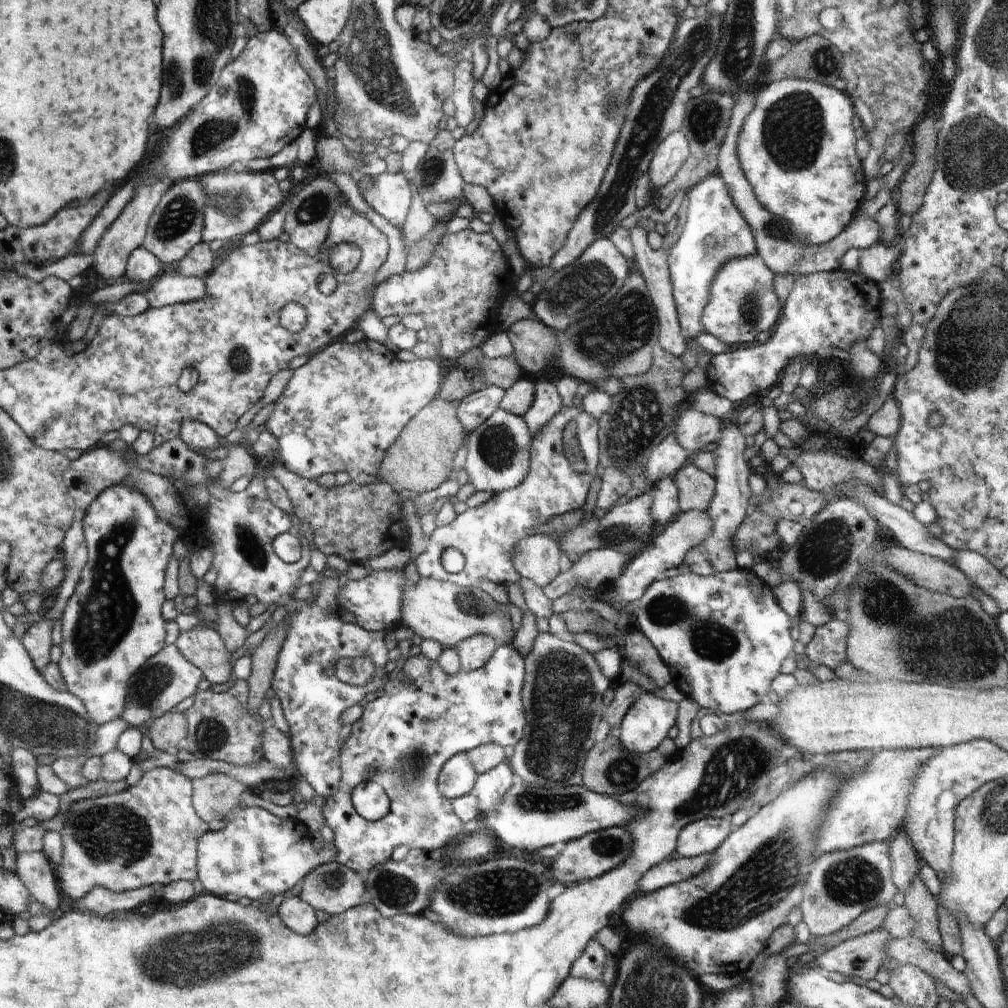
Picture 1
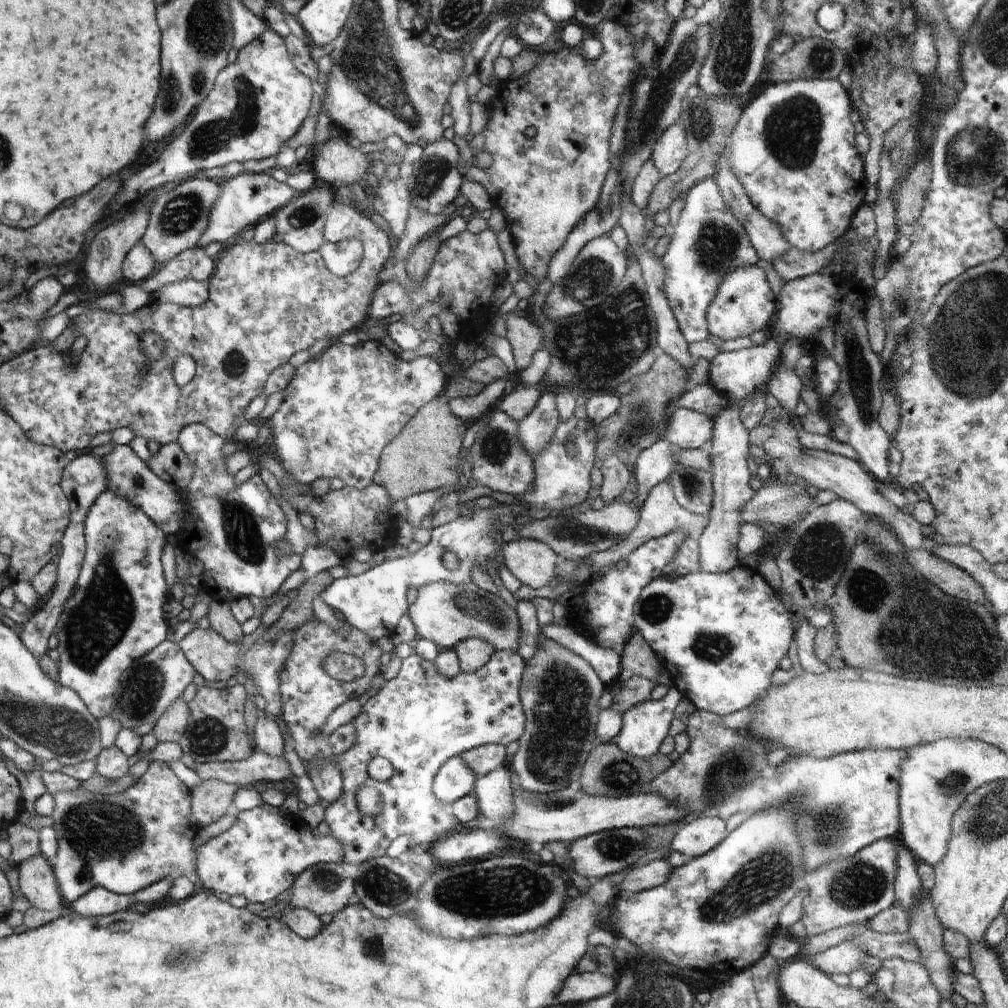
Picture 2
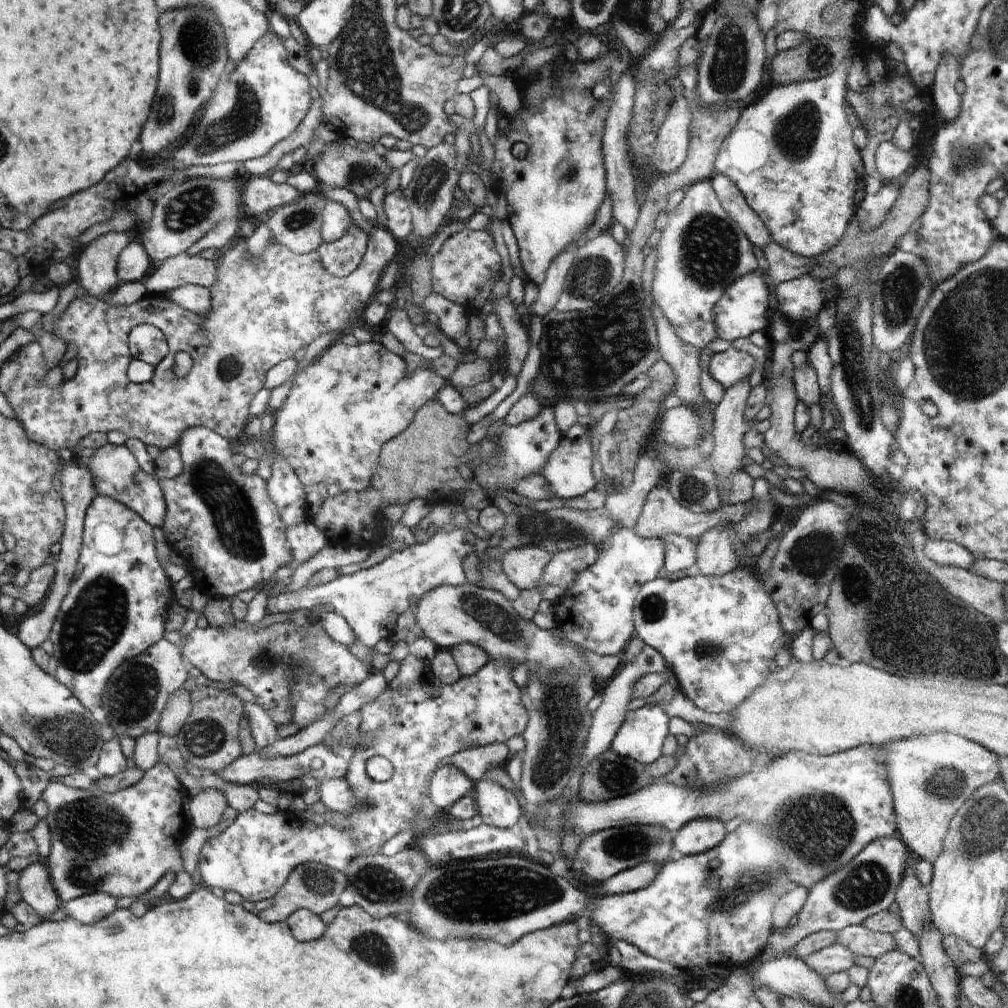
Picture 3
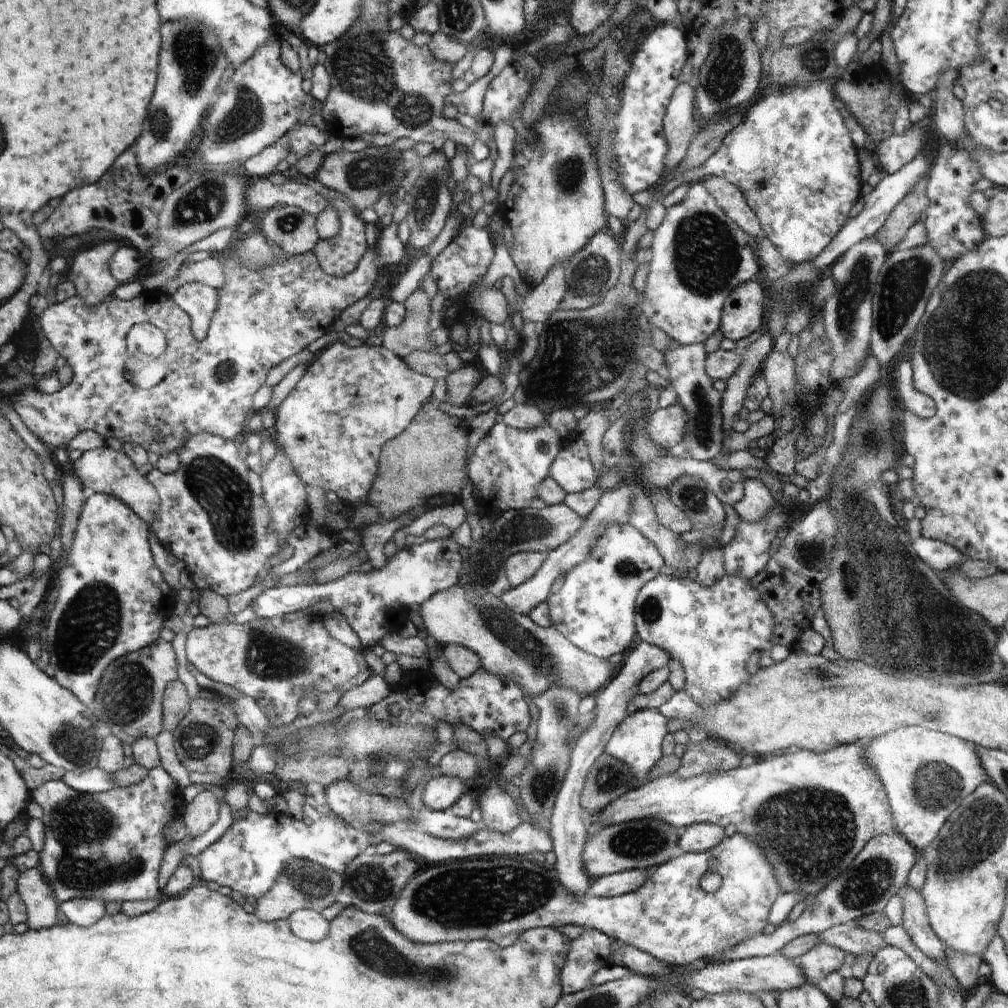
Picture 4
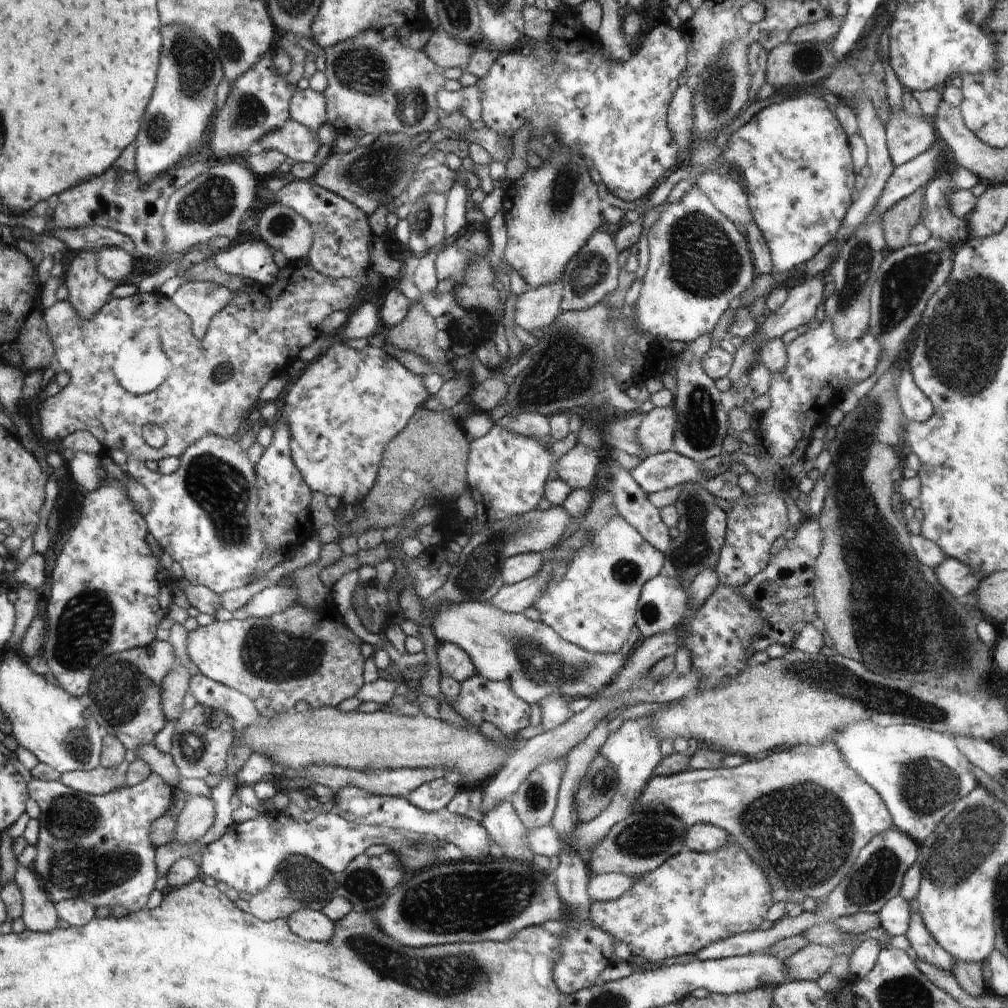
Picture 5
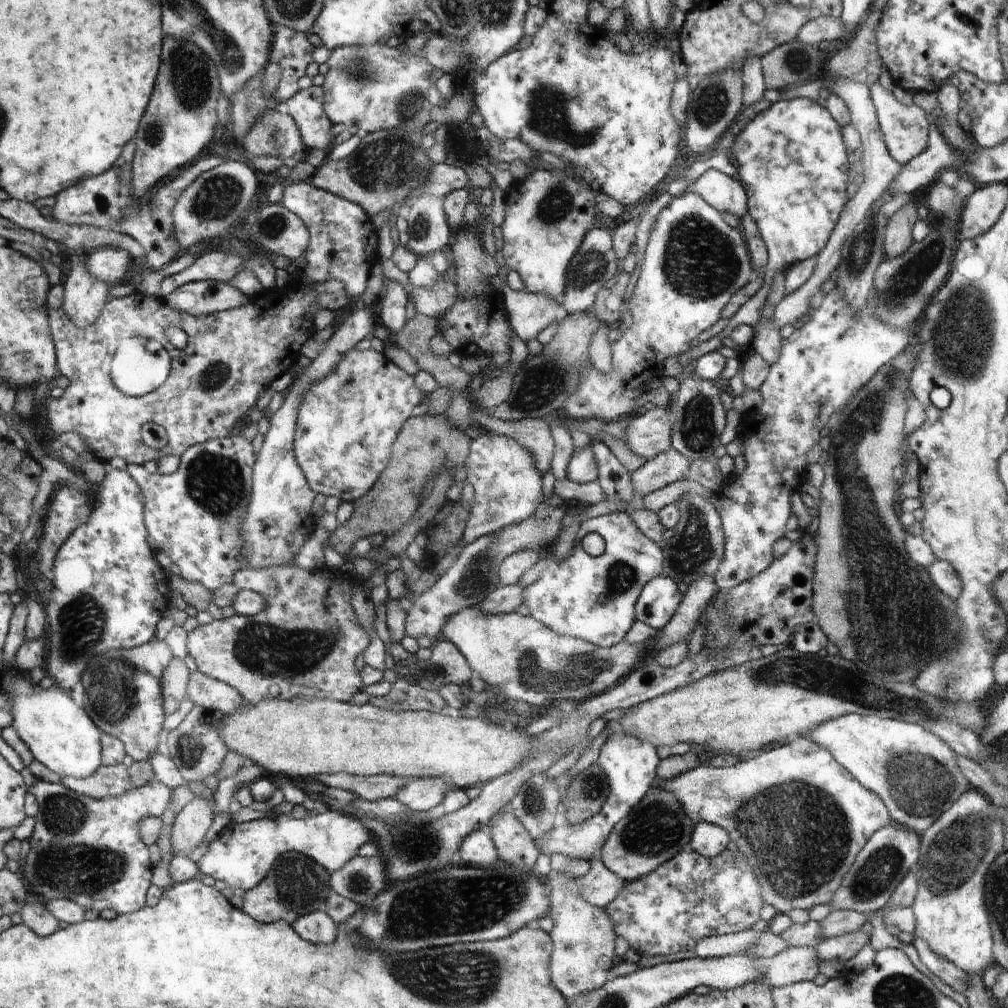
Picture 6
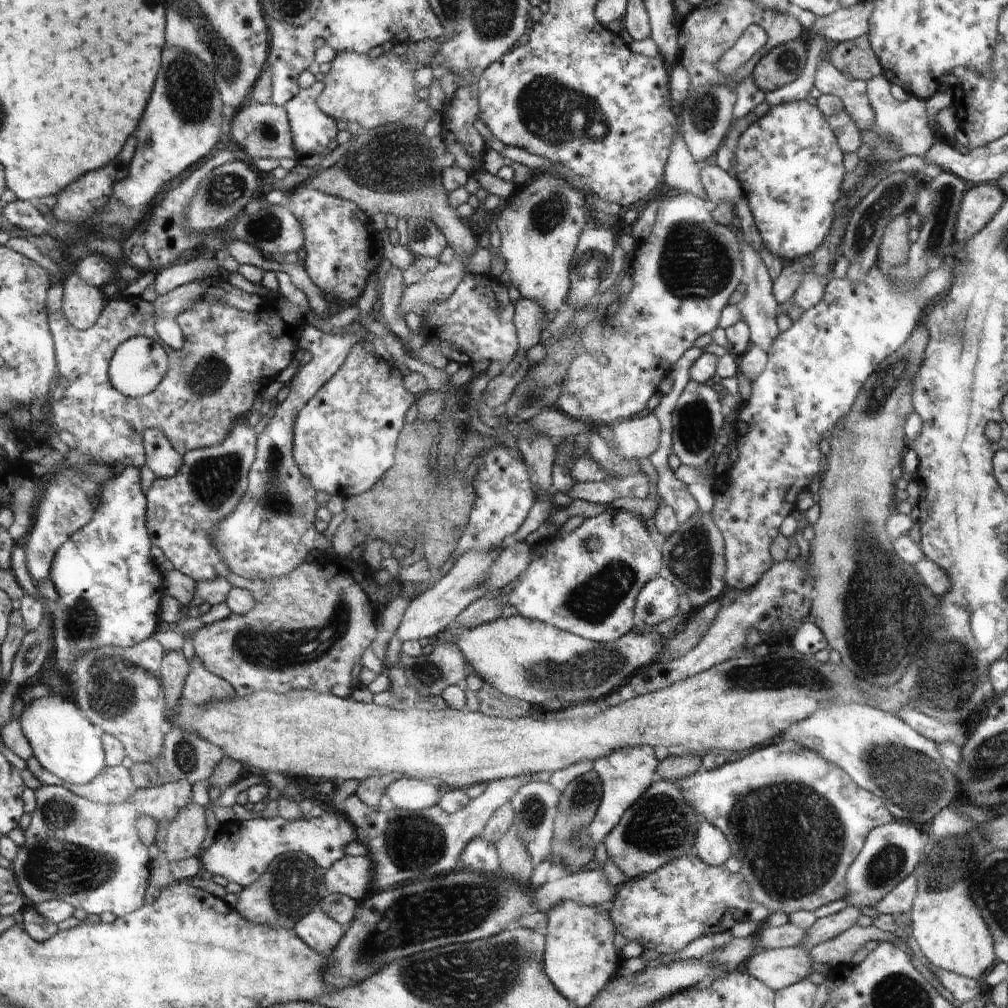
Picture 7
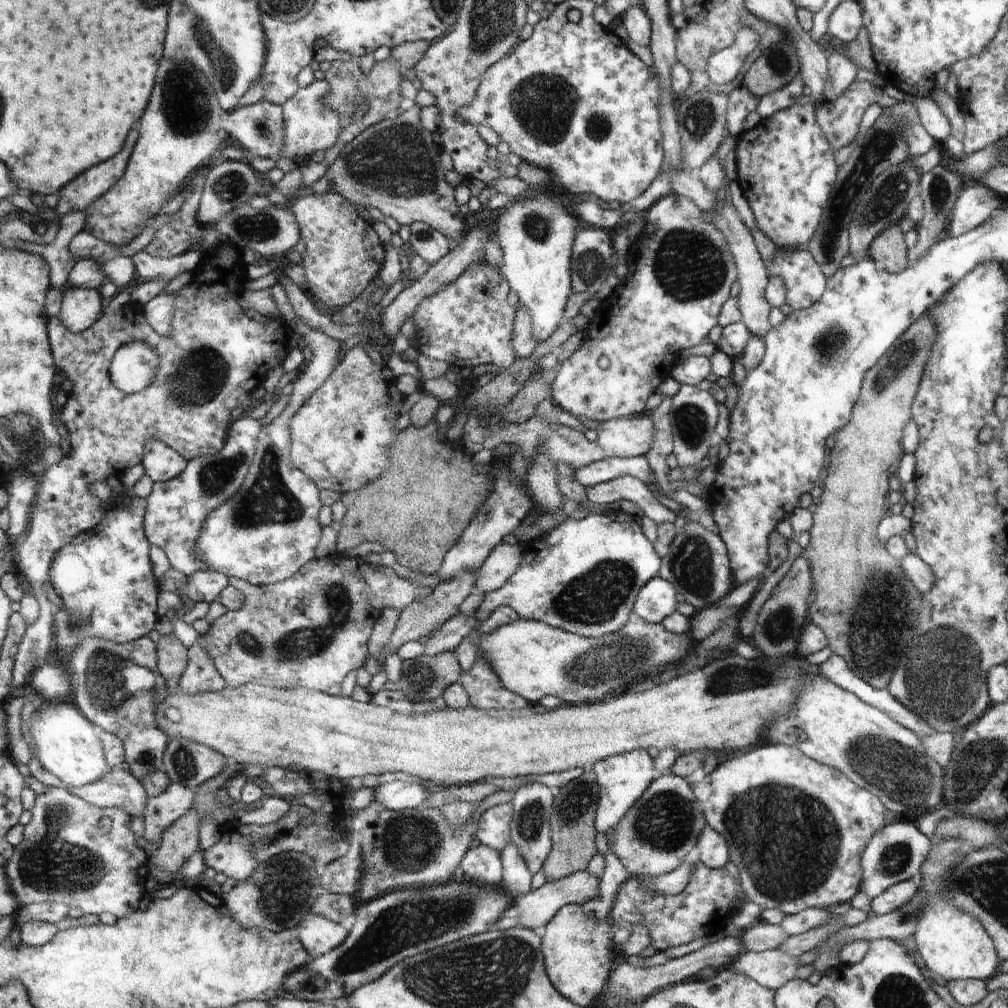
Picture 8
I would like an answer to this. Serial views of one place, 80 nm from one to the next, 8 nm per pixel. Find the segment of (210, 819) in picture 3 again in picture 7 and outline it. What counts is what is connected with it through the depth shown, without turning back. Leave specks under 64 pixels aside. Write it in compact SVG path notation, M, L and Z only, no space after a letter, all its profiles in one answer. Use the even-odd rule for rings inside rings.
M194 802L186 804L168 826L165 849L169 864L200 852L200 844L206 836L206 812Z

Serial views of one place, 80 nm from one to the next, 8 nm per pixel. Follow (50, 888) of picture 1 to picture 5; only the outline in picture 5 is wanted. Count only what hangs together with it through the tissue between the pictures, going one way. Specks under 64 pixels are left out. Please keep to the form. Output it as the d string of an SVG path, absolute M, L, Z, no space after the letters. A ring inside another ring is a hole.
M18 864L15 881L23 896L21 918L28 930L47 933L58 926L58 913L49 894L39 884L31 868Z

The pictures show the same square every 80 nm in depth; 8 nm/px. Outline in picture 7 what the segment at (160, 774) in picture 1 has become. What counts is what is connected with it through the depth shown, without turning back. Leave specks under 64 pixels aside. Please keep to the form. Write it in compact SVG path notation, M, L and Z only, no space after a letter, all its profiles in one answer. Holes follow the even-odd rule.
M185 781L138 789L132 798L114 805L94 803L69 792L63 786L42 785L35 790L36 810L31 813L32 820L24 829L26 838L24 846L18 847L16 858L11 861L14 878L18 888L29 905L47 901L63 901L76 909L82 909L88 915L100 915L105 912L117 918L129 915L144 905L144 890L148 886L148 850L136 836L136 818L140 814L150 814L150 818L174 818L178 812L192 802L192 785Z

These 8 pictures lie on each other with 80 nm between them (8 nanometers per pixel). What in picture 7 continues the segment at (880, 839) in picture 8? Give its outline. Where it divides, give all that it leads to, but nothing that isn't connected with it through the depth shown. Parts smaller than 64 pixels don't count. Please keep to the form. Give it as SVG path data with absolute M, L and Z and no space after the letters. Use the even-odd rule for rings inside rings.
M894 819L889 824L874 828L867 836L862 850L846 874L846 904L856 909L874 907L894 886L914 874L923 860L926 835L919 826Z

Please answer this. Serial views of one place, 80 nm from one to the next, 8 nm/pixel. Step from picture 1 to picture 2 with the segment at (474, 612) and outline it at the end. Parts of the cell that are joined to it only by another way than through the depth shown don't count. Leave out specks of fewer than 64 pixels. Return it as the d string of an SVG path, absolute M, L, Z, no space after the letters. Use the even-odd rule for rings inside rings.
M448 581L430 582L417 589L417 598L410 602L407 614L422 639L430 639L442 649L452 649L466 639L487 640L494 648L516 651L522 641L517 611L502 597L491 594L470 582L455 585Z

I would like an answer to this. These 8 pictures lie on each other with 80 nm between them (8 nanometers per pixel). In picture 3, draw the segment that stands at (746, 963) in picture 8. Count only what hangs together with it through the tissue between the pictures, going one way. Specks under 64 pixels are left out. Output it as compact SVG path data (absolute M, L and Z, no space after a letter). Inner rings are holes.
M832 943L830 946L811 954L804 961L825 979L832 973L842 973L854 966L856 955L843 944Z

